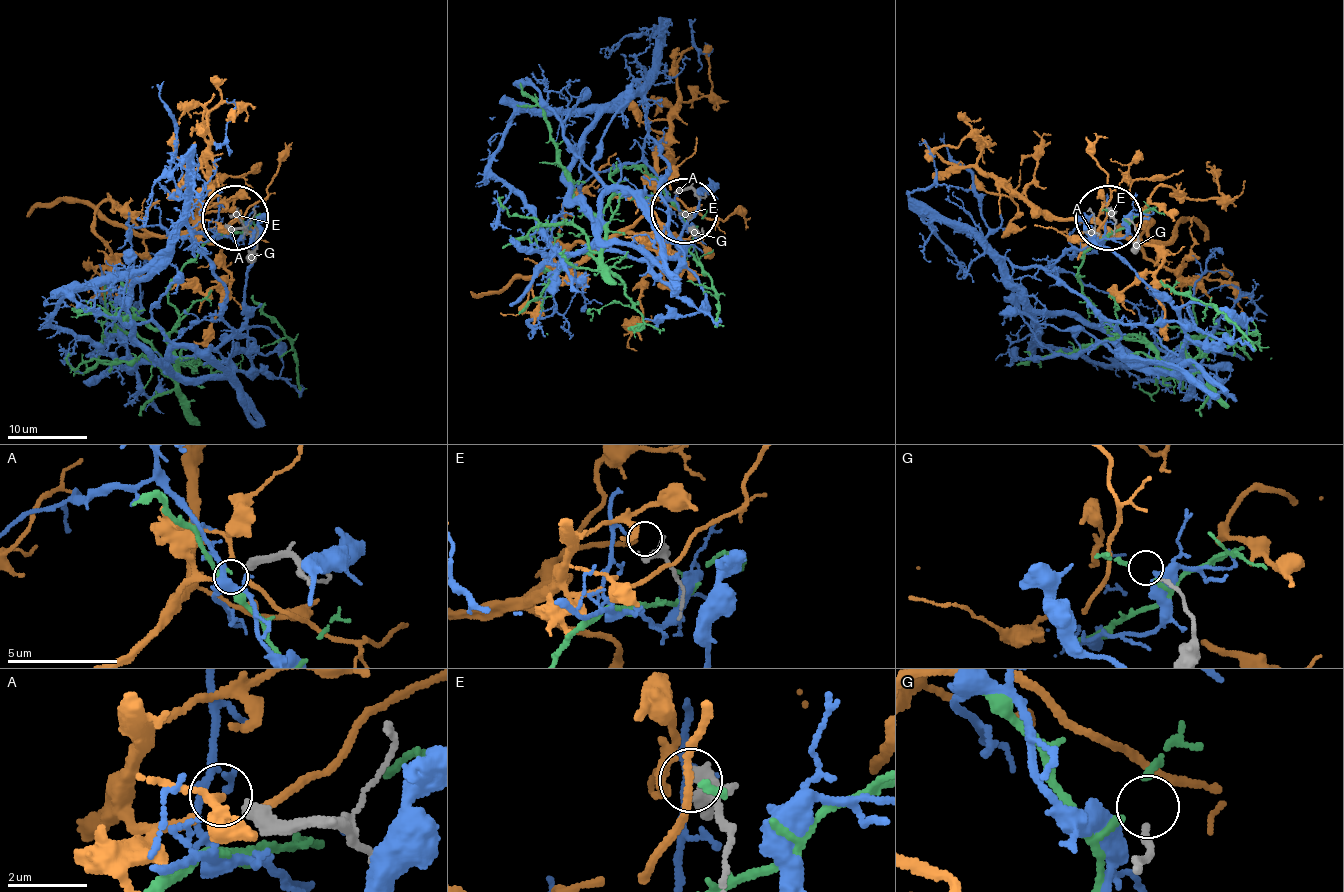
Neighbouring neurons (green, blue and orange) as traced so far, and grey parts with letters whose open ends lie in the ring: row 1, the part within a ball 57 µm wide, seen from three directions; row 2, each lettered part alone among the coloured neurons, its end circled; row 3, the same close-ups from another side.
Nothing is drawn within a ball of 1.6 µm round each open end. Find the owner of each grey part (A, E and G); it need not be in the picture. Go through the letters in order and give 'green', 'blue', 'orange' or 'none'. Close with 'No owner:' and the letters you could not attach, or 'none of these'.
A: none
E: orange
G: none
No owner: A, G

